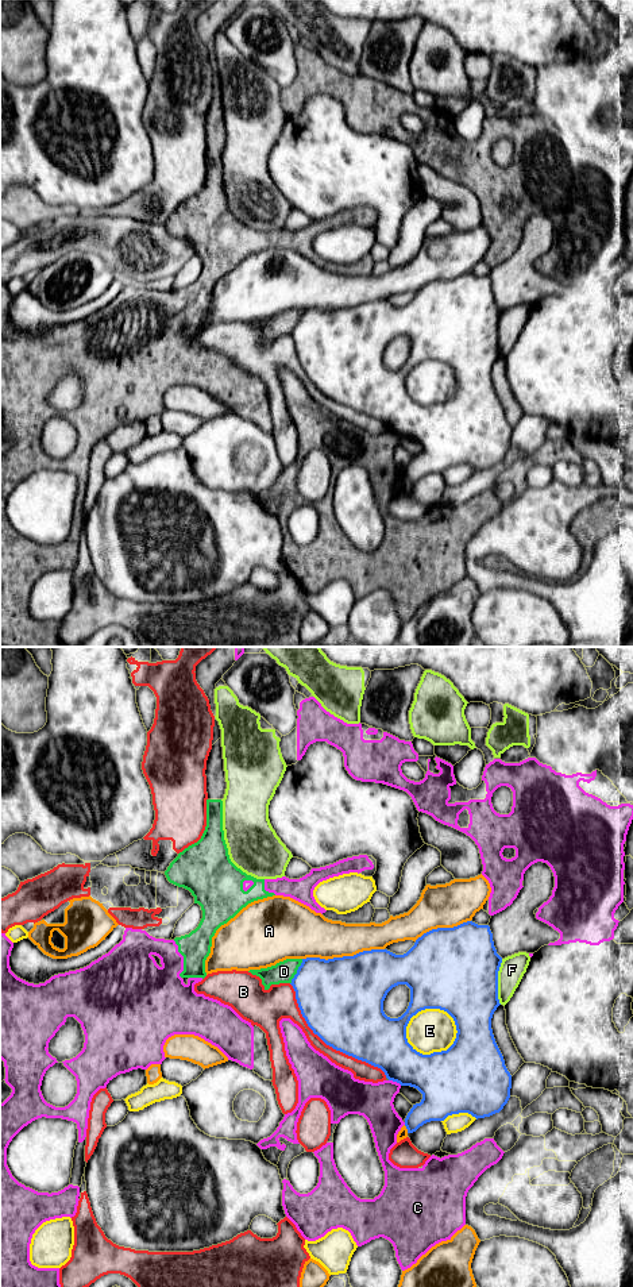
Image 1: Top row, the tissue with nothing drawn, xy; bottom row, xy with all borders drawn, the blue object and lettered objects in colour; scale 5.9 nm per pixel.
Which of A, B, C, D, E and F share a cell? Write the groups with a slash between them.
A / B F / C D / E

